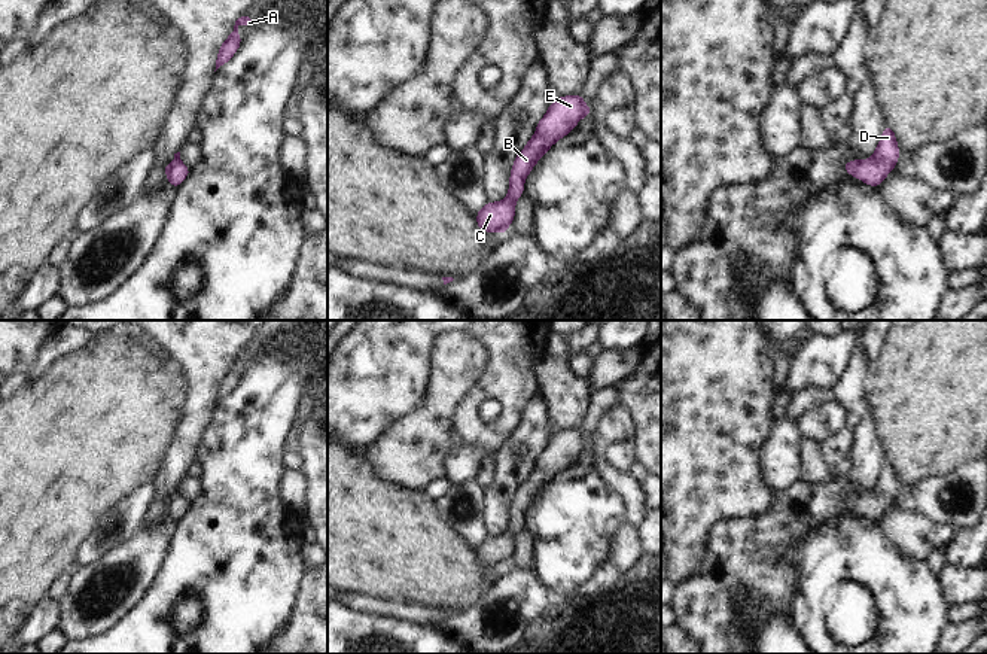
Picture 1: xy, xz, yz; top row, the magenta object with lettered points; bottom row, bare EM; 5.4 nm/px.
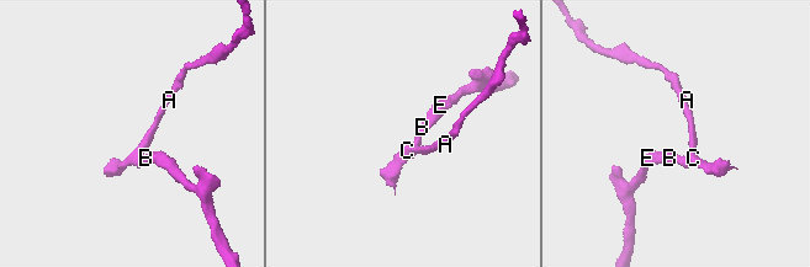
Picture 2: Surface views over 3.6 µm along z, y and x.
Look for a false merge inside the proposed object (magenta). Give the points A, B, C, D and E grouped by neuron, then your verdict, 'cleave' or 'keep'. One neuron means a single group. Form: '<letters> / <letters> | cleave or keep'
A B C D E | keep

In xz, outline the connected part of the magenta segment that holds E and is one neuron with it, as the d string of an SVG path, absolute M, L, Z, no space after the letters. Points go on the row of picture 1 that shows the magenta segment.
M582 95L558 97L548 106L536 133L523 152L515 156L509 177L509 192L505 201L485 203L476 213L481 231L505 234L515 218L515 201L523 195L524 180L552 145L572 133L575 125L588 116L594 107L587 107Z

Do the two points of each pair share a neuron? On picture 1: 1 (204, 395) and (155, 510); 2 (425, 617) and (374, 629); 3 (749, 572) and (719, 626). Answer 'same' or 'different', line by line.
1: same
2: different
3: same

